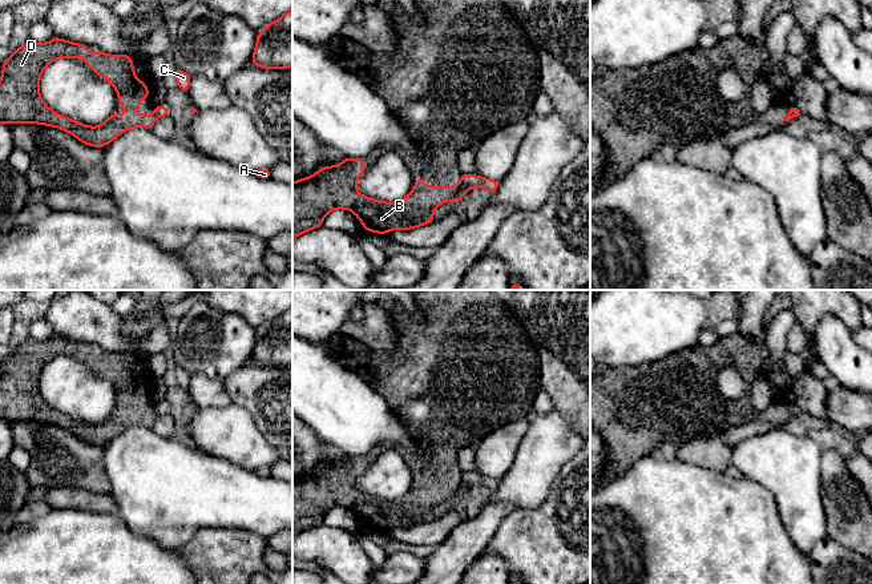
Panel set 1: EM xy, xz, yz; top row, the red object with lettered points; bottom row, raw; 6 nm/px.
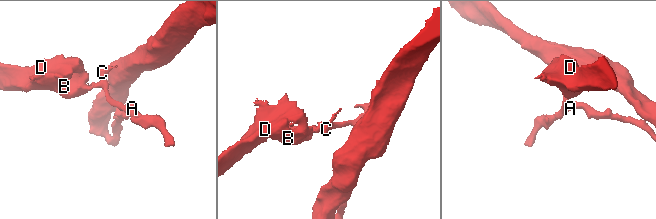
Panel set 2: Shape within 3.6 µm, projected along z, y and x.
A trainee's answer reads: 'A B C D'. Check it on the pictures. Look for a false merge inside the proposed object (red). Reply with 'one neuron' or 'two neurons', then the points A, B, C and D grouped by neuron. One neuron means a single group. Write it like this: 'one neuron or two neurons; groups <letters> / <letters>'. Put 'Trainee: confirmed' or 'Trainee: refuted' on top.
Trainee: refuted
two neurons; groups A C / B D

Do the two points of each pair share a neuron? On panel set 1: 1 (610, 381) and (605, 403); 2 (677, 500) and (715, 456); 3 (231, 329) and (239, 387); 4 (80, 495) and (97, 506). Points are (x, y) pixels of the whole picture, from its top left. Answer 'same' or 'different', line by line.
1: same
2: different
3: different
4: same

